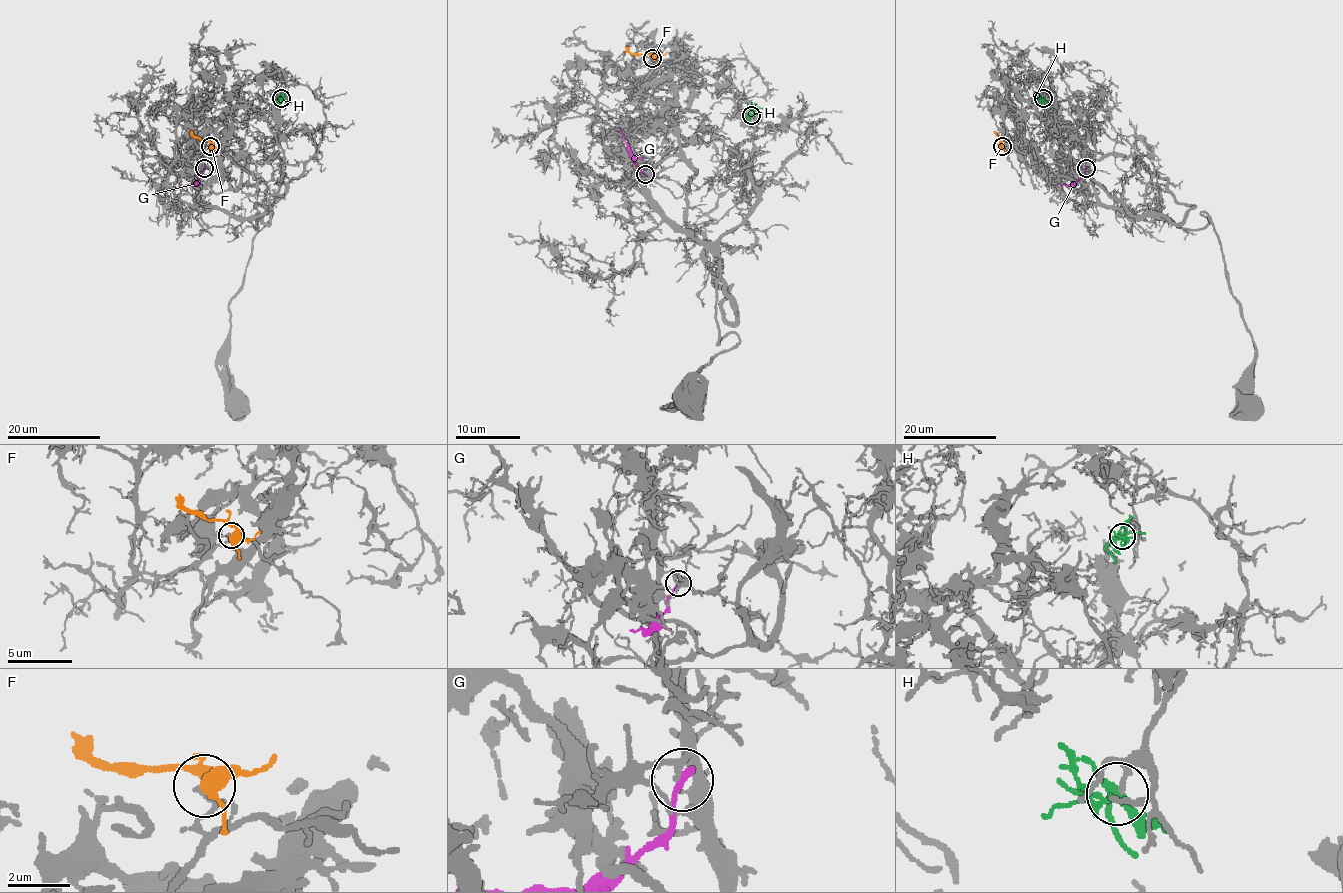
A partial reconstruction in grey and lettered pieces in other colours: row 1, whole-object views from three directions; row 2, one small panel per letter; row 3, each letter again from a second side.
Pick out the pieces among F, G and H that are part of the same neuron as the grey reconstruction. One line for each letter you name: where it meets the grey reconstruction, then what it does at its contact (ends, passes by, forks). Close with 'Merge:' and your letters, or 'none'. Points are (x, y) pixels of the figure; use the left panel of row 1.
H: Touches grey at (281, 98). It forks there
Merge: H

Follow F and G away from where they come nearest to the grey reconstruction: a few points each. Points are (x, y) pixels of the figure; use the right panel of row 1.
F: (1001, 145), (995, 130)
G: (1086, 167), (1084, 174), (1071, 184), (1053, 184)

